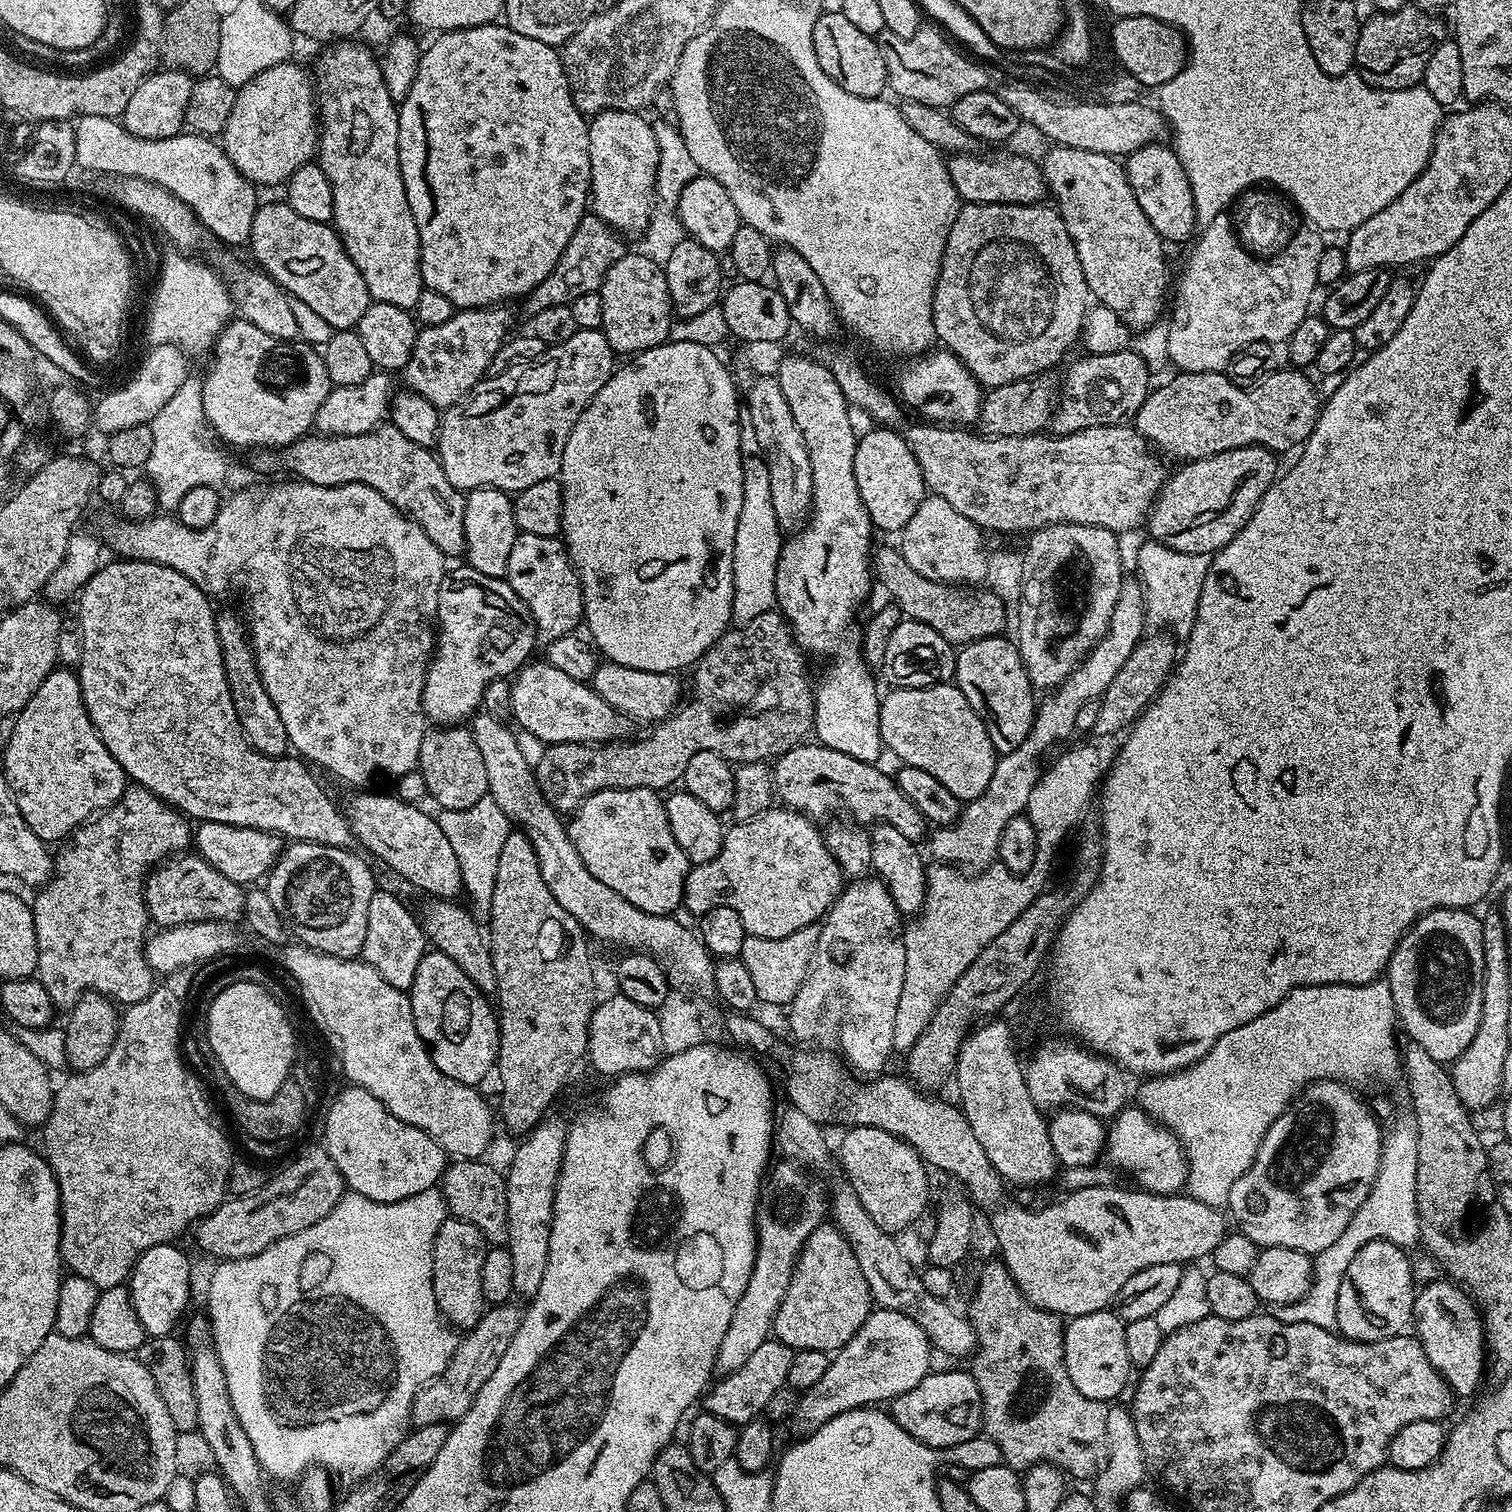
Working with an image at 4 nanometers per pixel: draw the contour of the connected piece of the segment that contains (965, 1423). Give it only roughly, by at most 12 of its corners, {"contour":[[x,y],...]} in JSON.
{"contour":[[971,1371],[936,1372],[890,1401],[926,1448],[981,1435],[984,1403]]}

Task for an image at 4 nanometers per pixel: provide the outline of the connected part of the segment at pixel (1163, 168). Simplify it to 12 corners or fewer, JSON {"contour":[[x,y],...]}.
{"contour":[[1175,147],[1126,157],[1142,214],[1161,240],[1193,239],[1190,178]]}

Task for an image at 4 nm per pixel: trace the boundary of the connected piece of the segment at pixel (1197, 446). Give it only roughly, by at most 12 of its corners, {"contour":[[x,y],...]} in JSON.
{"contour":[[1300,370],[1251,386],[1180,372],[1134,427],[1176,462],[1251,444],[1277,454],[1314,430]]}

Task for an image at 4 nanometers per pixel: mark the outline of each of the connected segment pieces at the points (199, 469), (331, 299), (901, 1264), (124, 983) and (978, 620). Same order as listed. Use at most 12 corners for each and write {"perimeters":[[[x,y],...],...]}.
{"perimeters":[[[199,379],[150,421],[143,471],[164,514],[194,486],[219,489],[223,454],[204,441]],[[261,203],[247,243],[329,329],[355,329],[366,282],[331,223]],[[847,1180],[830,1220],[850,1242],[881,1308],[906,1314],[933,1349],[971,1357],[967,1315],[926,1290],[897,1237]],[[129,786],[30,904],[57,1009],[152,993],[144,881],[189,817]],[[899,547],[874,576],[907,619],[953,646],[998,636],[996,592],[923,577]]]}

